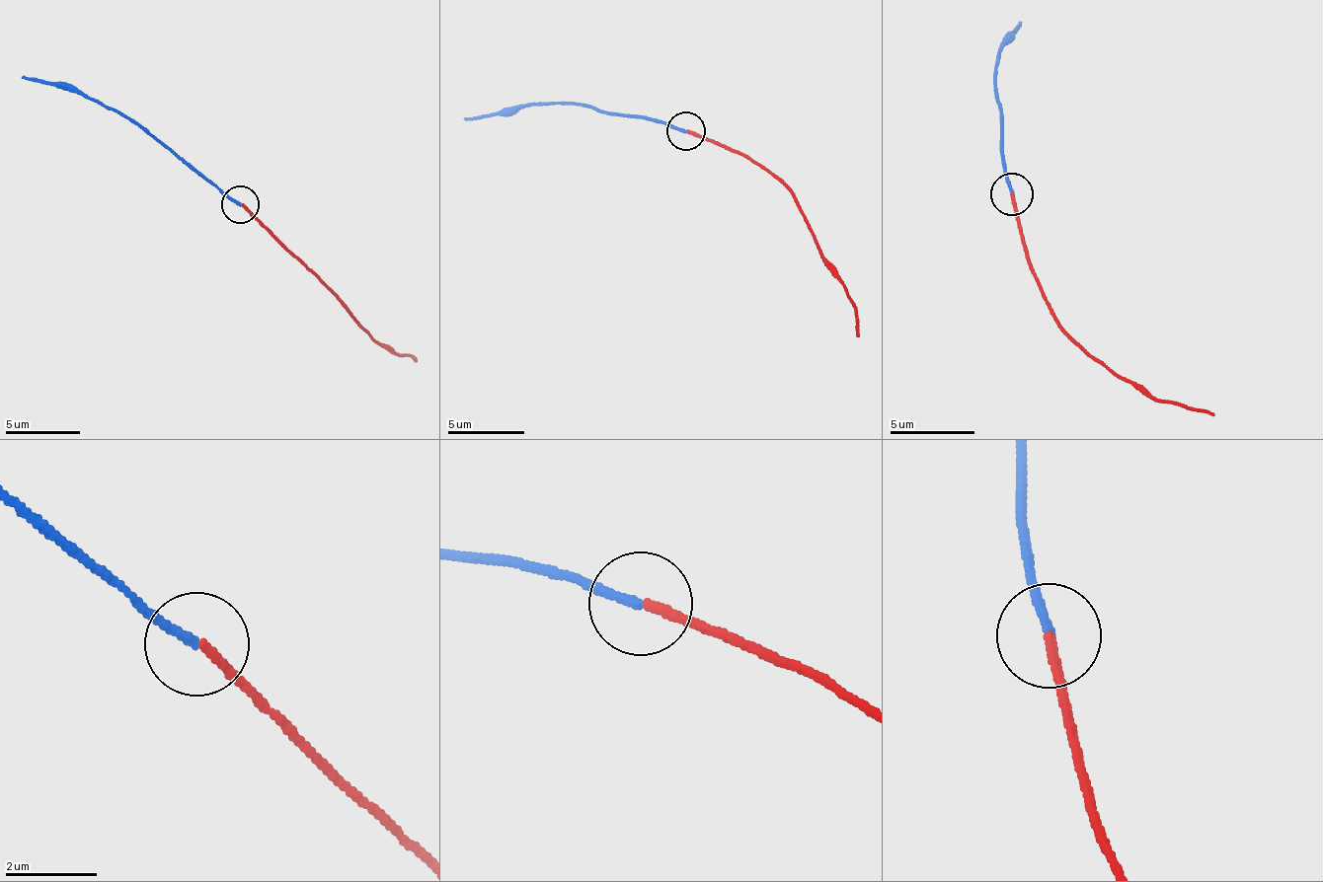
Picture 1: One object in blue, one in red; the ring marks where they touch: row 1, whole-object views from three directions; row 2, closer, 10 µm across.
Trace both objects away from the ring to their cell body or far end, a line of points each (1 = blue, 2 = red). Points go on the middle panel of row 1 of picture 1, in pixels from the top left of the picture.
1: (686, 132), (566, 103), (505, 114), (463, 117)
2: (686, 132), (746, 154), (792, 194), (840, 284), (859, 335)

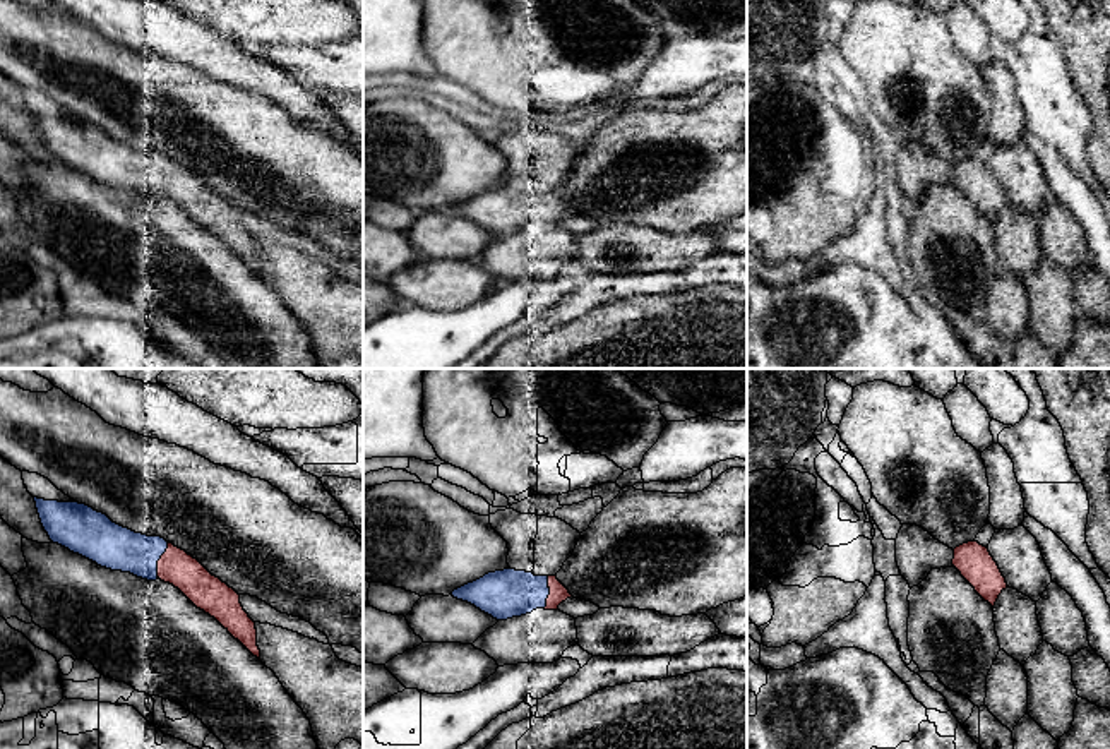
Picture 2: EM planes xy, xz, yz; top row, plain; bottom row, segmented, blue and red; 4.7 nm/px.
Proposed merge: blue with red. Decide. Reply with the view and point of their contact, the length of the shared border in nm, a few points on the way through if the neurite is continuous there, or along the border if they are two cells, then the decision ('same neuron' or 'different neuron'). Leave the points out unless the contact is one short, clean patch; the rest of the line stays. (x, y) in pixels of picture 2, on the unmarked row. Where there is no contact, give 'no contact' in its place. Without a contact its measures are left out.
xy (160, 173) | 180 nm | same neuron

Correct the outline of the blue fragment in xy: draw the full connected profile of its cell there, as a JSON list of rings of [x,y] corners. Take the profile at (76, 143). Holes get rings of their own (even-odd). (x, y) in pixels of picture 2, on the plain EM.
[[[38,113],[34,118],[53,159],[101,183],[173,201],[260,276],[255,238],[243,226],[240,211],[185,166],[161,153],[123,144],[86,120]]]

